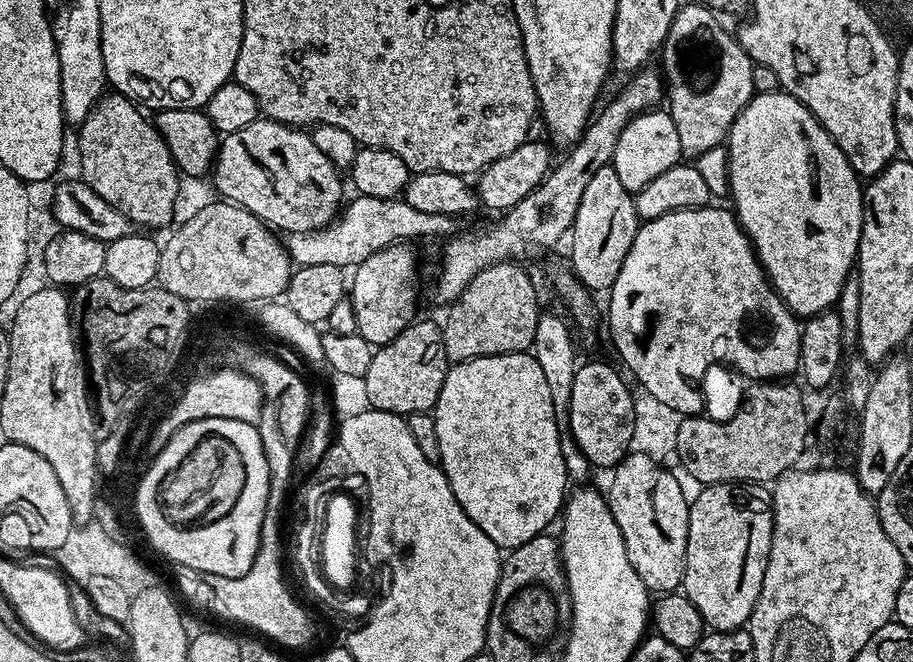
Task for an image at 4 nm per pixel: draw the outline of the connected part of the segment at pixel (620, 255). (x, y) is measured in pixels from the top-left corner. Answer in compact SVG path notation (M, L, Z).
M611 166L598 170L598 174L590 178L586 191L582 194L582 202L578 202L578 214L574 218L570 233L570 268L585 288L601 294L611 289L614 278L618 278L618 270L622 270L622 262L626 262L626 254L641 223L640 217L636 215L633 193L628 192L626 186L622 186L616 171Z

